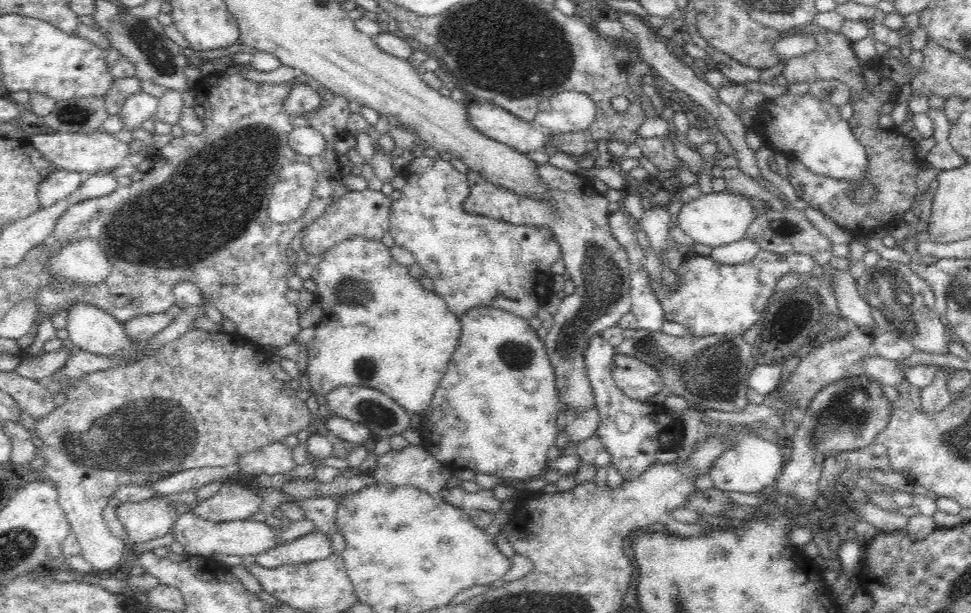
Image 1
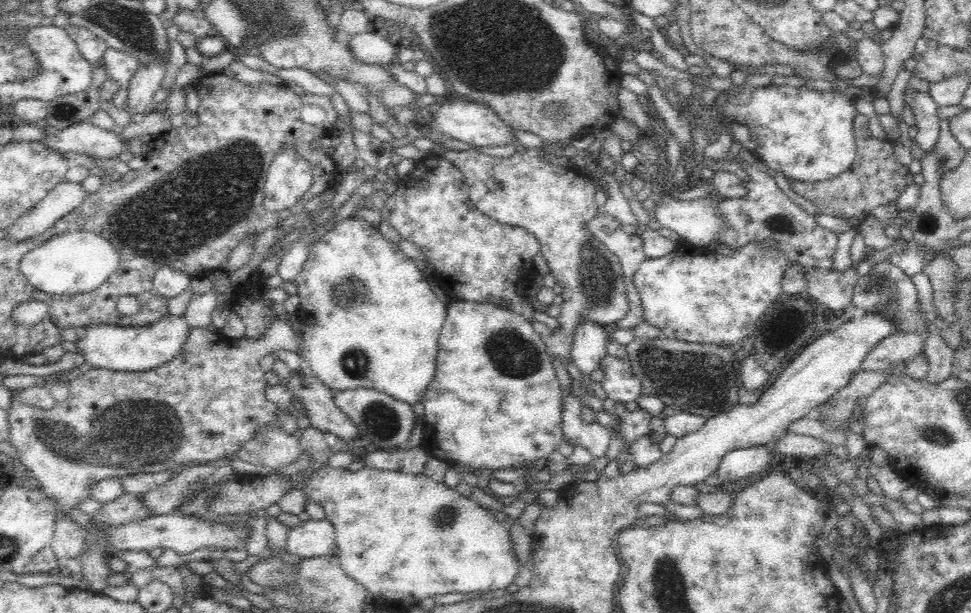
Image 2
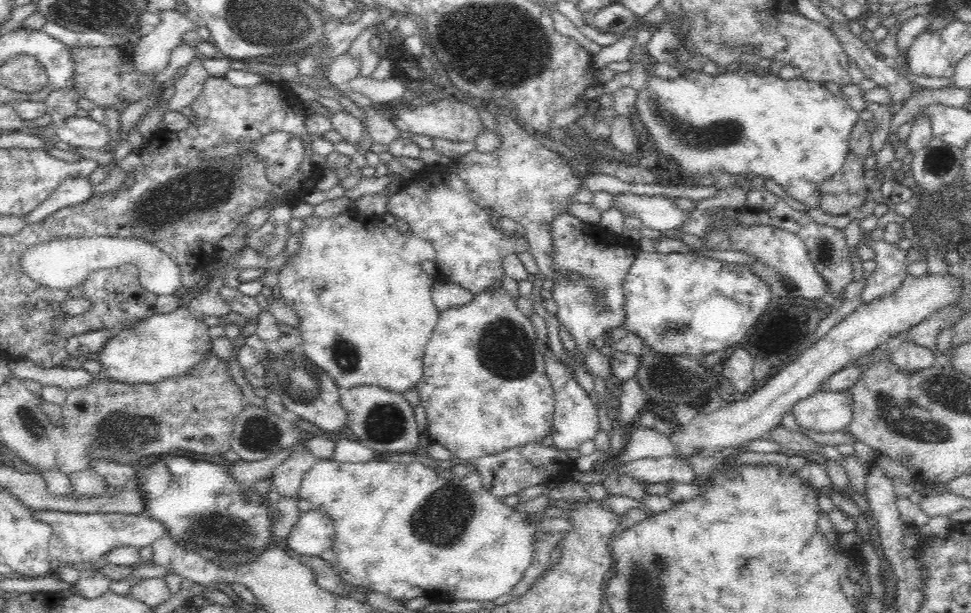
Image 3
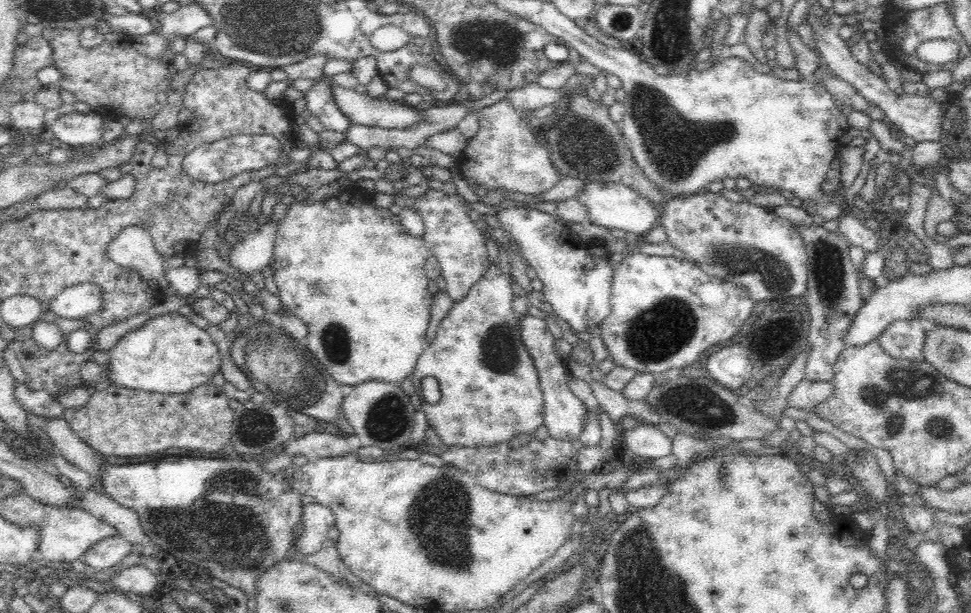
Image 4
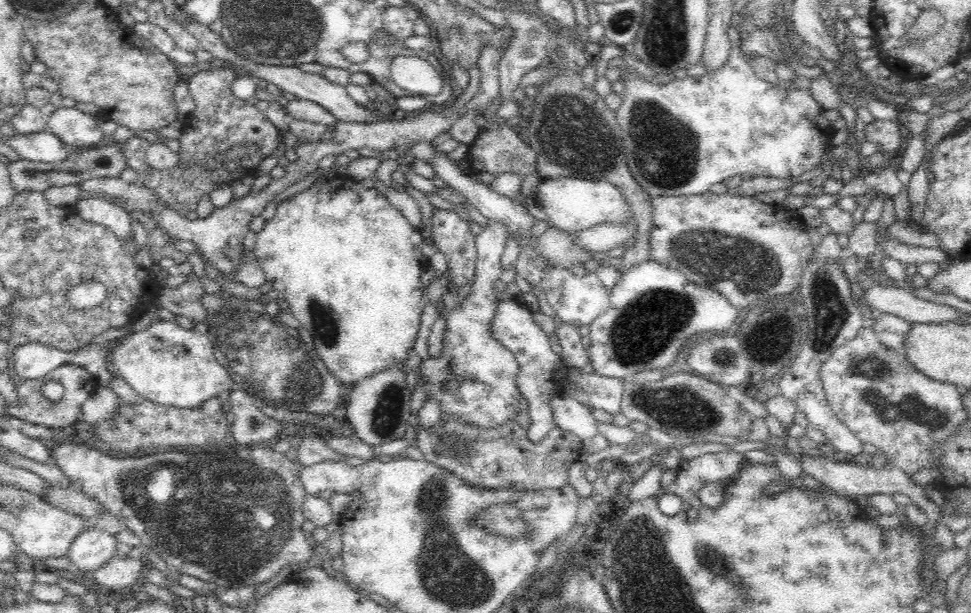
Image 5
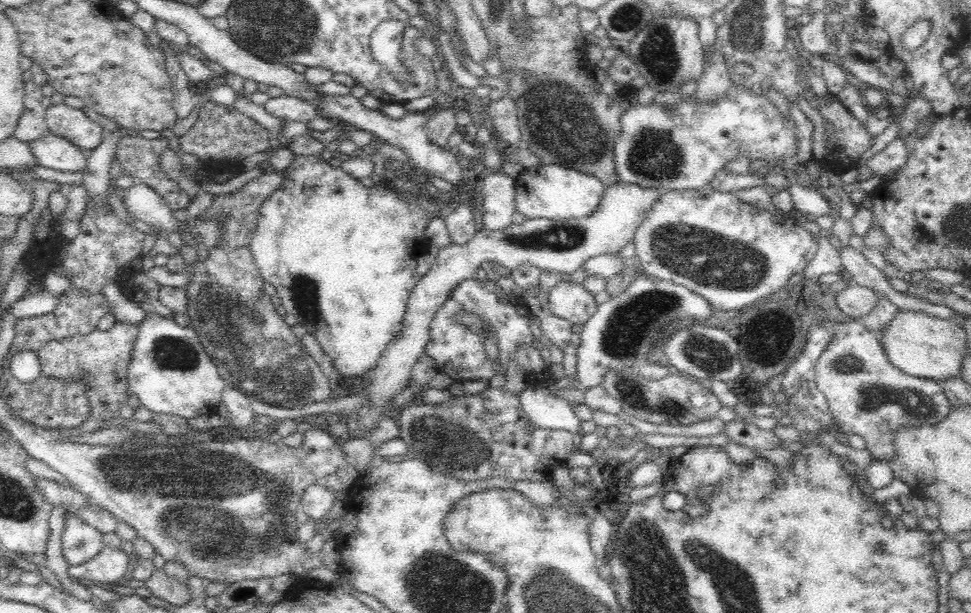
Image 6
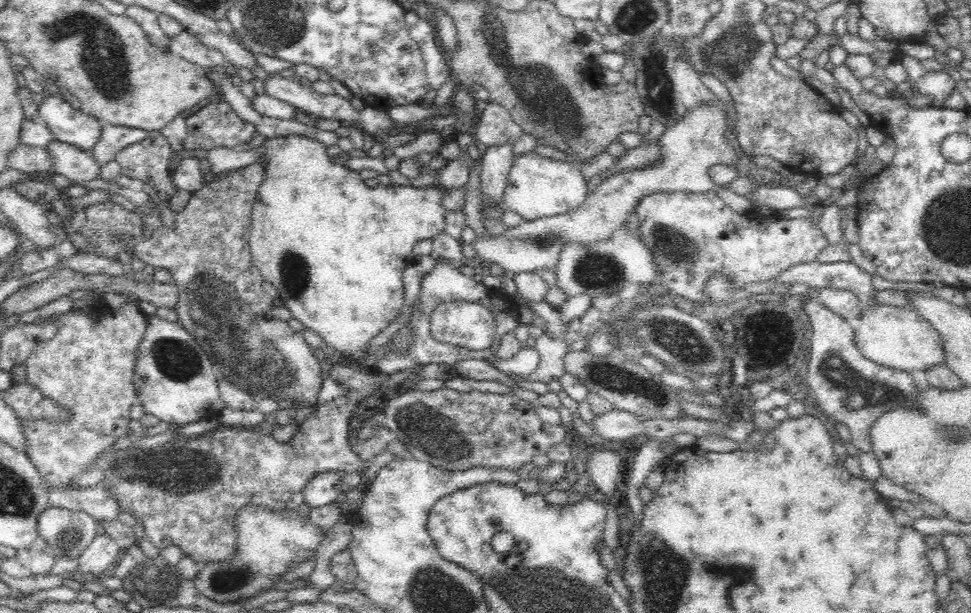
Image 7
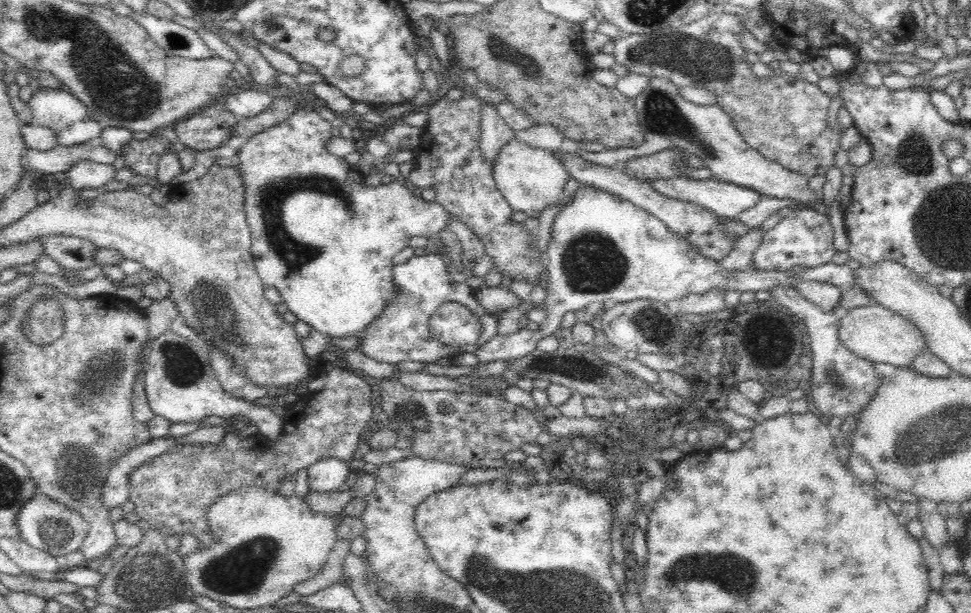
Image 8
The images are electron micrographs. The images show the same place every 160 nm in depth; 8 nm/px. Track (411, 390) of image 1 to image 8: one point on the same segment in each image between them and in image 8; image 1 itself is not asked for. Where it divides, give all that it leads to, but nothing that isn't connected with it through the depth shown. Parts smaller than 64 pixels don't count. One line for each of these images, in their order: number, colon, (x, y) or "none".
2: (372, 322)
3: (365, 309)
4: (349, 271)
5: (348, 264)
6: (342, 256)
7: (335, 249)
8: (326, 242)

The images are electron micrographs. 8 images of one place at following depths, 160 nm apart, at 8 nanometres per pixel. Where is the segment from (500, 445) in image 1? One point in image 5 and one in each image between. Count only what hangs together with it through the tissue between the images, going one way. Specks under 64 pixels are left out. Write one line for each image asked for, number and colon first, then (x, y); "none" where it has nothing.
2: (495, 402)
3: (484, 368)
4: (490, 391)
5: (474, 379)

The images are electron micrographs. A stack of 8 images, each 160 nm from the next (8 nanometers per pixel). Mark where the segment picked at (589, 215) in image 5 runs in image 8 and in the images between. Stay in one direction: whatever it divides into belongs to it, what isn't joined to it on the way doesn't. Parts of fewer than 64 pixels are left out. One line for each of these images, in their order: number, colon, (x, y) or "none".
6: (552, 192)
7: (538, 187)
8: (531, 180)

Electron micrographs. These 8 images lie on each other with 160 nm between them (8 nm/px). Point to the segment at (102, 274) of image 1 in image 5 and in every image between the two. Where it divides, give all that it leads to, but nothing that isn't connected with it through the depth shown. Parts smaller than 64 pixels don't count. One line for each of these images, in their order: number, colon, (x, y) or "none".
2: (73, 263)
3: (63, 263)
4: (135, 248)
5: (99, 209)

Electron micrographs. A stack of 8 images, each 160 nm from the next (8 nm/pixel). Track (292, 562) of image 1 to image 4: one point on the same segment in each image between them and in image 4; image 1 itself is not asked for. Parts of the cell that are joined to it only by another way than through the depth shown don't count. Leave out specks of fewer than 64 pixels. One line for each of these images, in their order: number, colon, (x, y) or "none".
2: (315, 538)
3: (313, 534)
4: (316, 520)

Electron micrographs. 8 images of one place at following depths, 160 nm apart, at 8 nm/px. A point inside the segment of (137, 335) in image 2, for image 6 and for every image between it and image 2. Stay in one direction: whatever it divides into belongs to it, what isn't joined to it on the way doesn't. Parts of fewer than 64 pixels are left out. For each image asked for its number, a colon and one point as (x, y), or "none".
3: (161, 346)
4: (170, 354)
5: (166, 363)
6: (170, 372)

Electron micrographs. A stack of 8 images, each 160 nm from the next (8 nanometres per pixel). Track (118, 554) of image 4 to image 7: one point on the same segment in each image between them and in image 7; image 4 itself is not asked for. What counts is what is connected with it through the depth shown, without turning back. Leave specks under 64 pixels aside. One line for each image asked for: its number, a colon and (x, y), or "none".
5: (93, 549)
6: (81, 542)
7: (69, 533)

